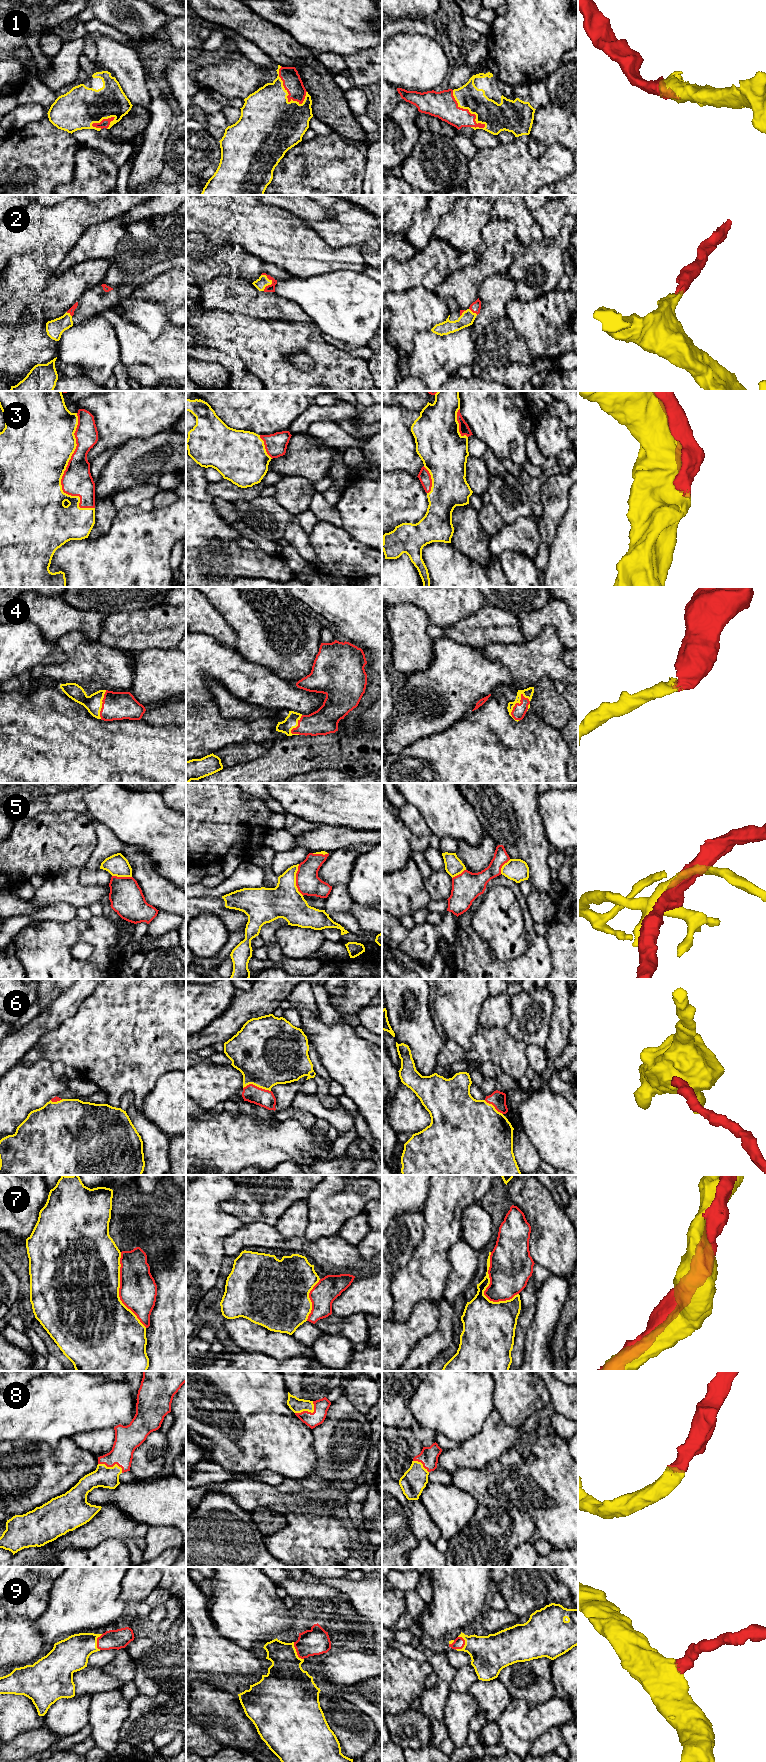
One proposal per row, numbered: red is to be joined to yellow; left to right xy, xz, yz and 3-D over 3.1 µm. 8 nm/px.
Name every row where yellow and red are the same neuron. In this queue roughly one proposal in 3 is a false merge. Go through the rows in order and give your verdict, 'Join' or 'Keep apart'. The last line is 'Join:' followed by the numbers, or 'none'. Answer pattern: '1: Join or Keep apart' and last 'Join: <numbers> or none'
1: Join
2: Join
3: Join
4: Join
5: Keep apart
6: Join
7: Join
8: Join
9: Join
Join: 1, 2, 3, 4, 6, 7, 8, 9

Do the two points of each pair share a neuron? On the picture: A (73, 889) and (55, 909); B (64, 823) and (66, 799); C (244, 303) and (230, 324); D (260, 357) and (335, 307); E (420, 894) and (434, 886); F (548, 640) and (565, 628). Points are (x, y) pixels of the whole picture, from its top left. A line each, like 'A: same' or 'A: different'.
A: different
B: different
C: different
D: different
E: different
F: different

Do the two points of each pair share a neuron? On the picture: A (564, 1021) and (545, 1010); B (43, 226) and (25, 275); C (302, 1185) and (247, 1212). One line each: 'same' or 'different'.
A: different
B: different
C: same

